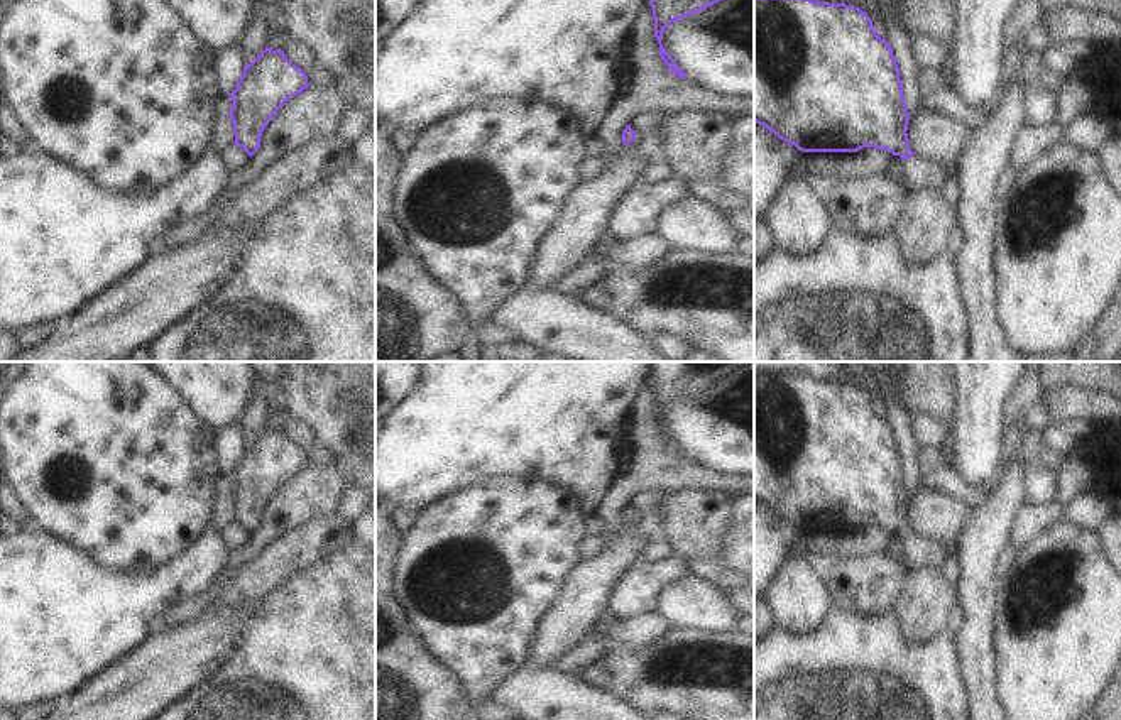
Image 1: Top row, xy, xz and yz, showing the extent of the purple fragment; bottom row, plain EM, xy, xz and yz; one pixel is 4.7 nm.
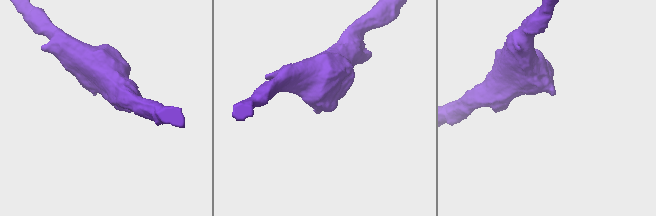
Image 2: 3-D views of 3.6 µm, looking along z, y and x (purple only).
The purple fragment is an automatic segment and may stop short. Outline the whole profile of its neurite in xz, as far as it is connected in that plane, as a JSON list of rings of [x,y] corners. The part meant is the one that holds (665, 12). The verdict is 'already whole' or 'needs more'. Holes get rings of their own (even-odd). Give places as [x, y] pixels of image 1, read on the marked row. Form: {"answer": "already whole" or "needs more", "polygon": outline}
{"answer": "already whole", "polygon": [[[649,0],[654,19],[654,37],[659,44],[659,56],[671,73],[678,78],[686,79],[686,74],[678,68],[676,61],[663,47],[664,29],[670,27],[675,20],[690,17],[720,0]]]}

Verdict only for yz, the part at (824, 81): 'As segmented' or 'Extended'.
As segmented

